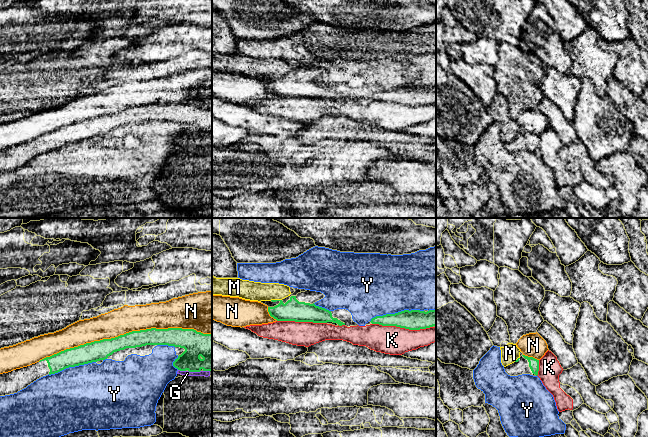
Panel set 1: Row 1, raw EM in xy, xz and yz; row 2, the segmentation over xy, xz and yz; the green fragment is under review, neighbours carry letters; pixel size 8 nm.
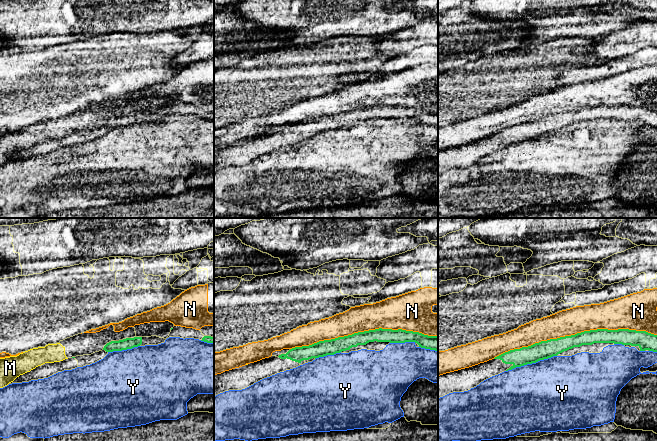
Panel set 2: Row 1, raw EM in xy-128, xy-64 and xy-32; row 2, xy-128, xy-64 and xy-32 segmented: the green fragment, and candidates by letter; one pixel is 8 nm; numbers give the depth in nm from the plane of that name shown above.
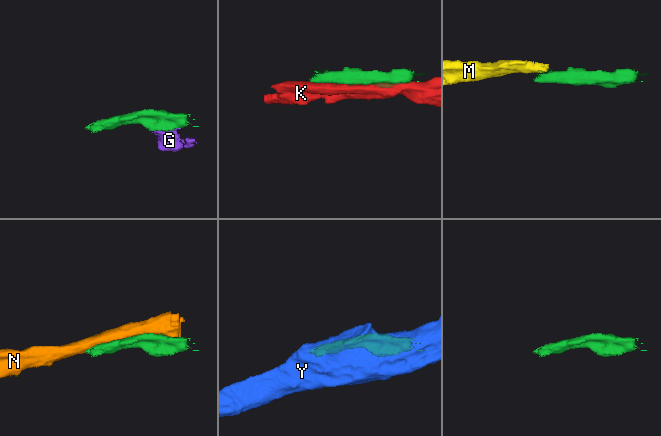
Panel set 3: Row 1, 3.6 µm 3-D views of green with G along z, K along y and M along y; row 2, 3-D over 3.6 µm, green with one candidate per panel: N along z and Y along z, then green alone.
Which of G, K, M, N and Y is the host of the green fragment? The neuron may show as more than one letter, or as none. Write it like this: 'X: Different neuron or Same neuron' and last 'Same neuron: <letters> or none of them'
G: Different neuron
K: Different neuron
M: Different neuron
N: Different neuron
Y: Different neuron
Same neuron: none of them

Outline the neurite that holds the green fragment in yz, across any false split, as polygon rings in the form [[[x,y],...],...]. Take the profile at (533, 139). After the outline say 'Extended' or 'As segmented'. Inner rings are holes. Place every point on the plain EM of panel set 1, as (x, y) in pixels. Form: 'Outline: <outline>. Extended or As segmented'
Outline: [[[522,131],[514,139],[504,143],[505,148],[510,152],[518,152],[522,150],[538,151],[539,136]]]. Extended

